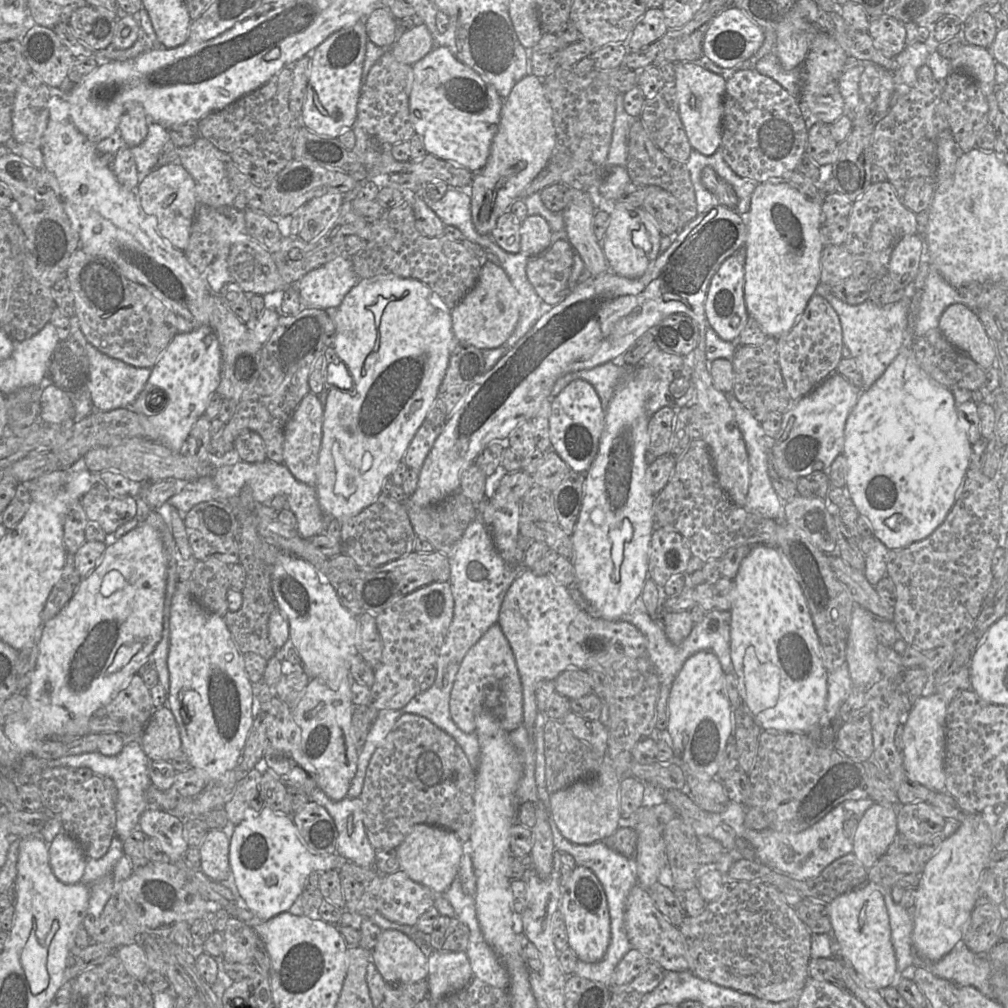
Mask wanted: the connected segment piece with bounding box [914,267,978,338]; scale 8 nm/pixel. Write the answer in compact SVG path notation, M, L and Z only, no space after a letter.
M930 267L921 295L919 317L914 328L914 337L922 337L929 331L938 329L939 321L944 310L948 306L957 303L964 304L968 308L974 310L977 314L978 309L975 308L975 303L965 297L959 289L949 284L936 268Z

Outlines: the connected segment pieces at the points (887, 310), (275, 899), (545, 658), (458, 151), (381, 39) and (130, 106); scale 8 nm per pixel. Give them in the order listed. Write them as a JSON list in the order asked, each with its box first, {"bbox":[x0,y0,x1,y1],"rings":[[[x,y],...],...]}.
[{"bbox":[815,283,911,390],"rings":[[[819,283],[815,294],[824,297],[839,316],[842,327],[843,344],[849,349],[861,371],[863,390],[871,387],[884,373],[889,364],[899,354],[902,346],[911,344],[908,330],[909,302],[904,298],[892,304],[882,305],[866,300],[861,304],[851,305],[838,299],[832,292],[832,286]]]},{"bbox":[229,806,347,921],"rings":[[[264,806],[259,811],[246,810],[244,819],[234,826],[229,838],[229,866],[237,891],[248,909],[264,921],[289,911],[295,900],[302,894],[305,882],[312,872],[338,870],[346,862],[347,860],[337,853],[312,854],[301,840],[292,817],[273,811],[268,806]]]},{"bbox":[498,569,647,743],"rings":[[[524,569],[510,585],[501,604],[498,622],[514,654],[523,691],[523,725],[529,739],[535,743],[535,720],[537,714],[536,688],[543,680],[554,680],[567,669],[597,670],[604,672],[614,662],[625,657],[647,657],[647,639],[633,624],[624,620],[610,621],[592,617],[572,599],[568,588],[555,581],[549,574],[536,575]]]},{"bbox":[409,46,503,173],"rings":[[[435,46],[412,66],[412,85],[409,94],[409,119],[428,154],[477,173],[486,165],[493,138],[500,121],[503,99],[495,88],[477,73],[461,63],[443,46]]]},{"bbox":[364,6,397,48],"rings":[[[377,6],[364,20],[368,41],[391,48],[395,43],[397,20],[385,6]]]},{"bbox":[118,103,150,148],"rings":[[[128,103],[118,124],[118,132],[124,144],[129,148],[141,144],[147,136],[149,122],[150,120],[140,104]]]}]

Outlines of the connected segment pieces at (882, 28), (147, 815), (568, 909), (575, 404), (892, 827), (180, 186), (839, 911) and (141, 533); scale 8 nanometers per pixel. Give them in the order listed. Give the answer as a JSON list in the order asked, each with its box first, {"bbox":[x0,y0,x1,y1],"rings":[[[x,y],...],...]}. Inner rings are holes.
[{"bbox":[867,17,906,58],"rings":[[[893,17],[870,18],[867,32],[886,57],[895,58],[906,47],[905,24]]]},{"bbox":[138,807,189,863],"rings":[[[148,807],[140,816],[138,828],[146,837],[156,840],[166,860],[176,863],[189,847],[182,818],[159,807]]]},{"bbox":[558,865,611,962],"rings":[[[577,865],[566,888],[561,888],[558,911],[562,913],[568,936],[568,946],[584,962],[600,961],[608,948],[611,929],[610,914],[604,889],[596,875],[587,867]]]},{"bbox":[549,380,606,473],"rings":[[[574,380],[551,398],[549,437],[551,449],[571,471],[586,473],[593,463],[605,426],[606,407],[595,388],[585,380]]]},{"bbox":[852,803,898,869],"rings":[[[873,803],[859,821],[852,853],[866,869],[877,862],[898,834],[897,808]]]},{"bbox":[135,163,198,252],"rings":[[[167,163],[142,178],[135,191],[142,210],[156,219],[160,235],[172,247],[185,252],[198,206],[192,176],[180,163]]]},{"bbox":[828,883,898,990],"rings":[[[866,883],[852,889],[828,904],[831,937],[838,954],[846,958],[862,979],[871,987],[882,990],[895,985],[898,978],[895,950],[891,941],[888,911],[881,888]]]},{"bbox":[3,523,169,755],"rings":[[[140,523],[114,544],[106,547],[99,565],[82,579],[68,604],[42,625],[37,639],[39,654],[21,710],[10,714],[3,726],[21,755],[32,755],[43,740],[63,736],[83,736],[94,712],[105,705],[138,672],[163,635],[164,605],[169,556],[162,535],[149,523]]]}]

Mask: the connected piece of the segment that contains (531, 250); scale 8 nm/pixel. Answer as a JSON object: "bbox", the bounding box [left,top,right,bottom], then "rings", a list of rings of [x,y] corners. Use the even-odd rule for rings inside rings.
{"bbox":[520,215,554,256],"rings":[[[528,215],[520,223],[520,252],[537,256],[546,251],[554,240],[554,233],[548,222],[540,215]]]}

